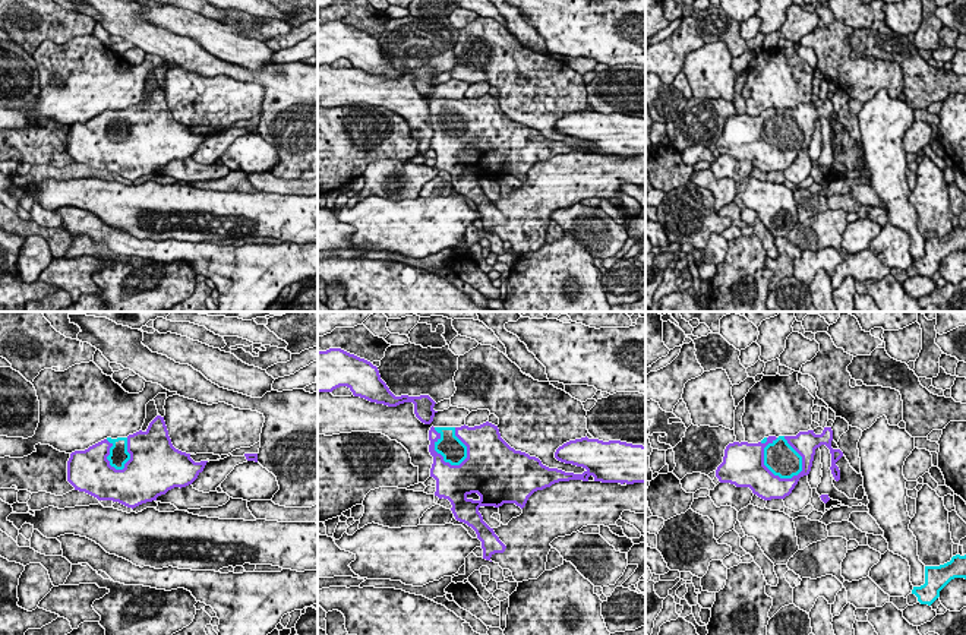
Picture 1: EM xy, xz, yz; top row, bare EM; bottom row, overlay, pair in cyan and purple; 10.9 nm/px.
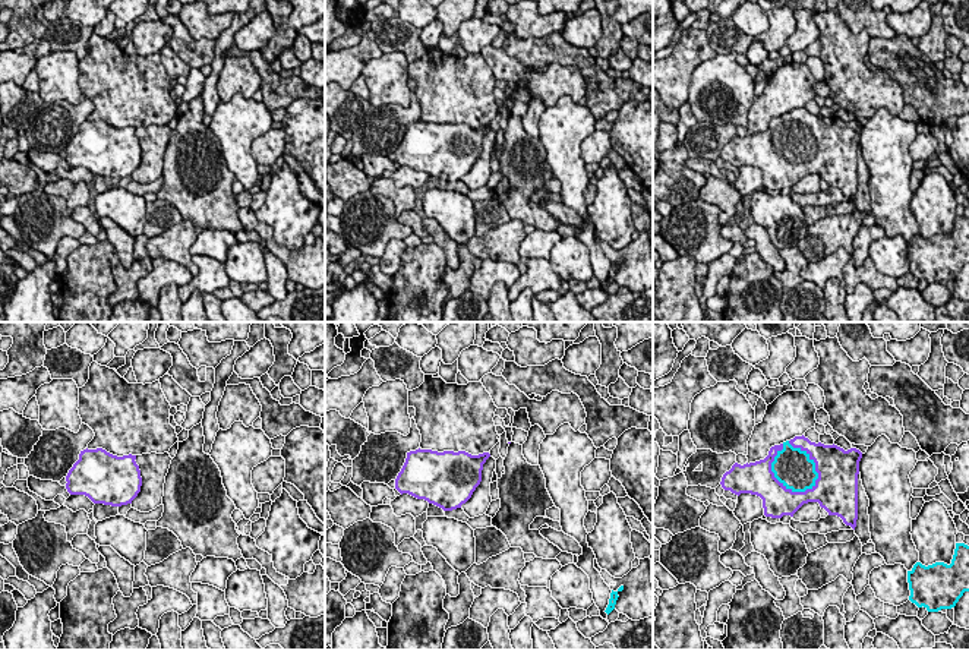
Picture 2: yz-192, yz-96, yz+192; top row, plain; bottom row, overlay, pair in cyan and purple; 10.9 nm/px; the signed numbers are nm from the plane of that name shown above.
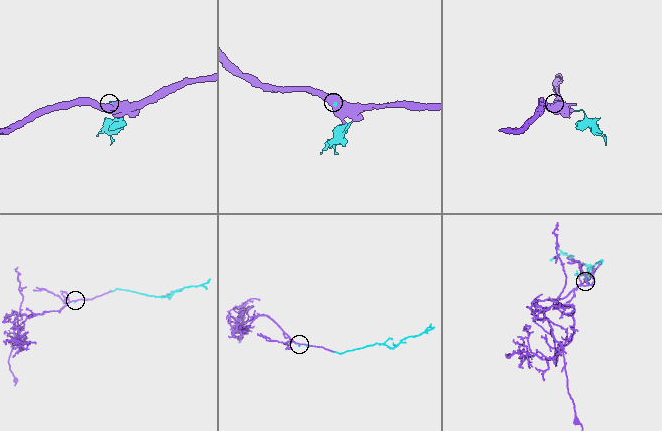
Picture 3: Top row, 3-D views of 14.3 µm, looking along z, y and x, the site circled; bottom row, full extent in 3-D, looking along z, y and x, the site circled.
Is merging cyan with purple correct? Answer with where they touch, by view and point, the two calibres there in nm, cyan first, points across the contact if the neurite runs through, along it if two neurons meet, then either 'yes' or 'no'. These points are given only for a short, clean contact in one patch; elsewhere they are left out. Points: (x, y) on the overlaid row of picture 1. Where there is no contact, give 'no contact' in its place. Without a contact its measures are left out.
meets cyan in yz at (772, 471); 360 nm thick on the cyan side, 360 nm on the other; yes

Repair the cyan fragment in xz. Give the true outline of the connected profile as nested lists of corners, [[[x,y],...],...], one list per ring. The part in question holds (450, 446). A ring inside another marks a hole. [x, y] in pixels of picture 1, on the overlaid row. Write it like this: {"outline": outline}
{"outline": [[[489,421],[474,427],[432,426],[429,440],[435,496],[448,499],[455,519],[476,531],[486,560],[506,546],[483,521],[480,506],[515,503],[523,509],[534,492],[559,481],[588,481],[590,476],[602,483],[645,483],[645,446],[621,440],[585,436],[559,446],[555,458],[583,467],[583,474],[549,468],[539,458],[515,451]]]}

